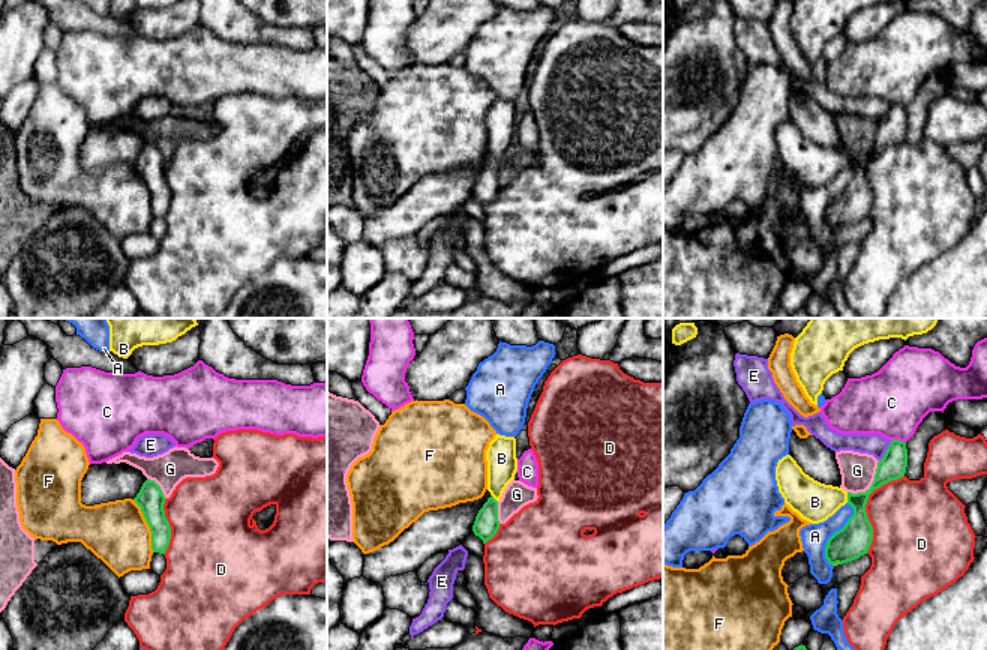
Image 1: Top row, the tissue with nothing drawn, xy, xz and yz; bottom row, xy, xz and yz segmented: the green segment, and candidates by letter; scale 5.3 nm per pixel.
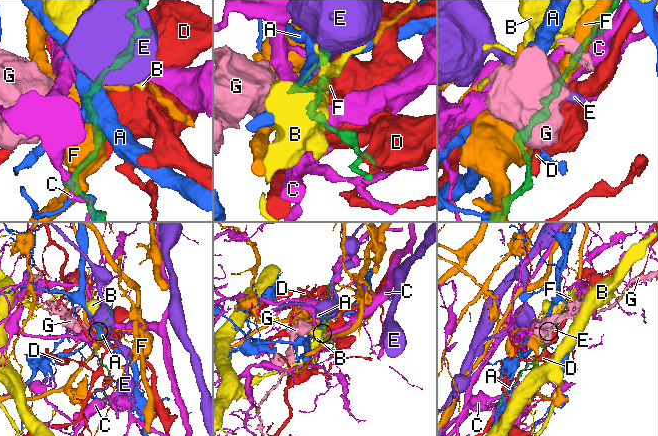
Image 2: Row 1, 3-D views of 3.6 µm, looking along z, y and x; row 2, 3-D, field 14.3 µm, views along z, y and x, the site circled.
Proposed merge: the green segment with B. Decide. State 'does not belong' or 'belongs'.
belongs

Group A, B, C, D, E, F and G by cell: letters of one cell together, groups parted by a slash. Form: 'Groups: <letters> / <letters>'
Groups: A / B / C / D / E / F / G

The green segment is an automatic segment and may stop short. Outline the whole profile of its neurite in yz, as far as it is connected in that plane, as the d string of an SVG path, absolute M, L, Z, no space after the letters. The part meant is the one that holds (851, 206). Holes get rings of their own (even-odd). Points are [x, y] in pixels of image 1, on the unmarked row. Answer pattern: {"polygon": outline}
{"polygon": "M891 104L884 122L878 126L874 144L866 156L852 158L843 152L820 147L806 138L790 119L778 123L776 144L784 167L812 188L826 185L846 167L854 171L854 179L844 191L826 206L825 222L834 230L867 218L873 204L873 191L866 176L868 159L882 149L903 141L906 131L906 107Z"}

